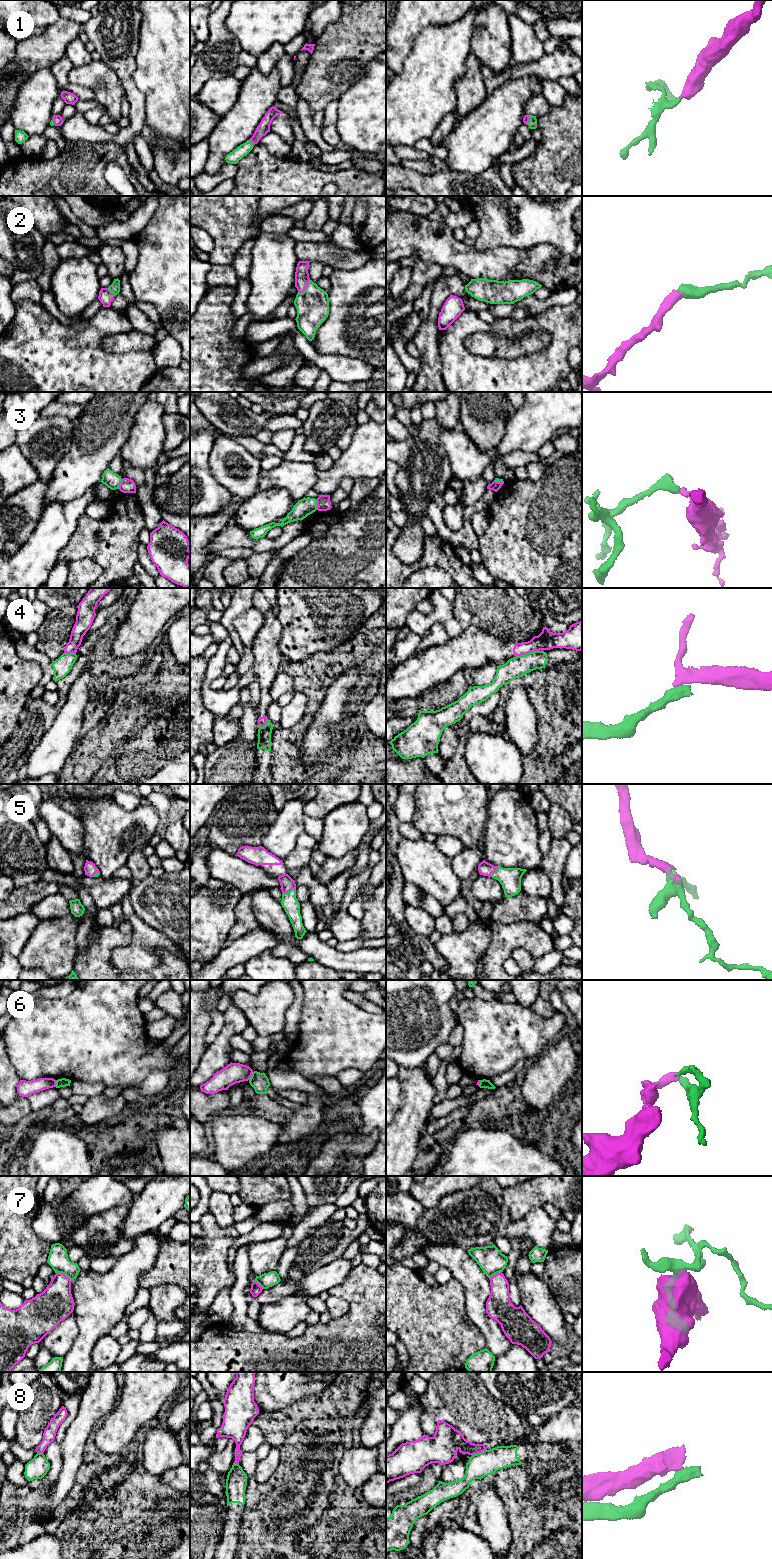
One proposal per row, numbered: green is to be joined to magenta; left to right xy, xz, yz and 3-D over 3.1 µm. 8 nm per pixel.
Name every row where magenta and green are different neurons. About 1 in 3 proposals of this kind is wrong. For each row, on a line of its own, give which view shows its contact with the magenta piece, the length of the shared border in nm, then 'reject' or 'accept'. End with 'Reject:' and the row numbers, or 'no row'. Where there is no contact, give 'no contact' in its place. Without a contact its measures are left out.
1: contact in xz; length 70 nm; accept
2: contact in xz; length 140 nm; accept
3: contact in xz; length 90 nm; reject
4: contact in yz; length 200 nm; reject
5: contact in xz; length 110 nm; accept
6: contact in xz; length 80 nm; reject
7: contact in xy; length 140 nm; reject
8: contact in yz; length 130 nm; reject
Reject: 3, 4, 6, 7, 8

